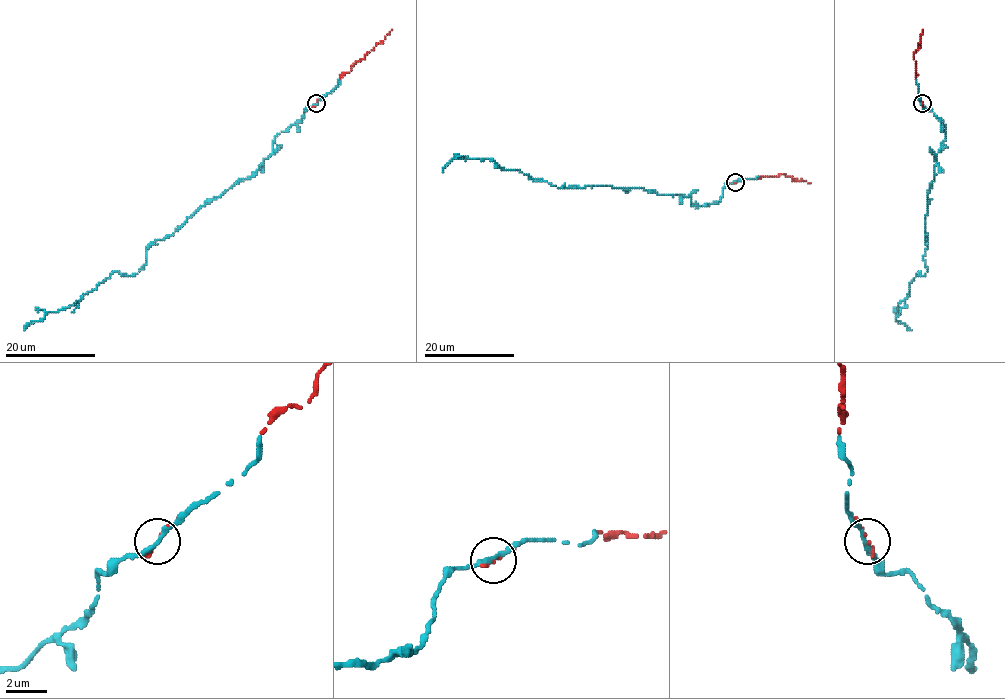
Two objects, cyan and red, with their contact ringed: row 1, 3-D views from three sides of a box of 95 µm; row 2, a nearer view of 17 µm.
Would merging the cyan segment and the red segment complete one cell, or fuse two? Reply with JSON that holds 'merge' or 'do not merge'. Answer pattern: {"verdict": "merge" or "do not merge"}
{"verdict": "merge"}

